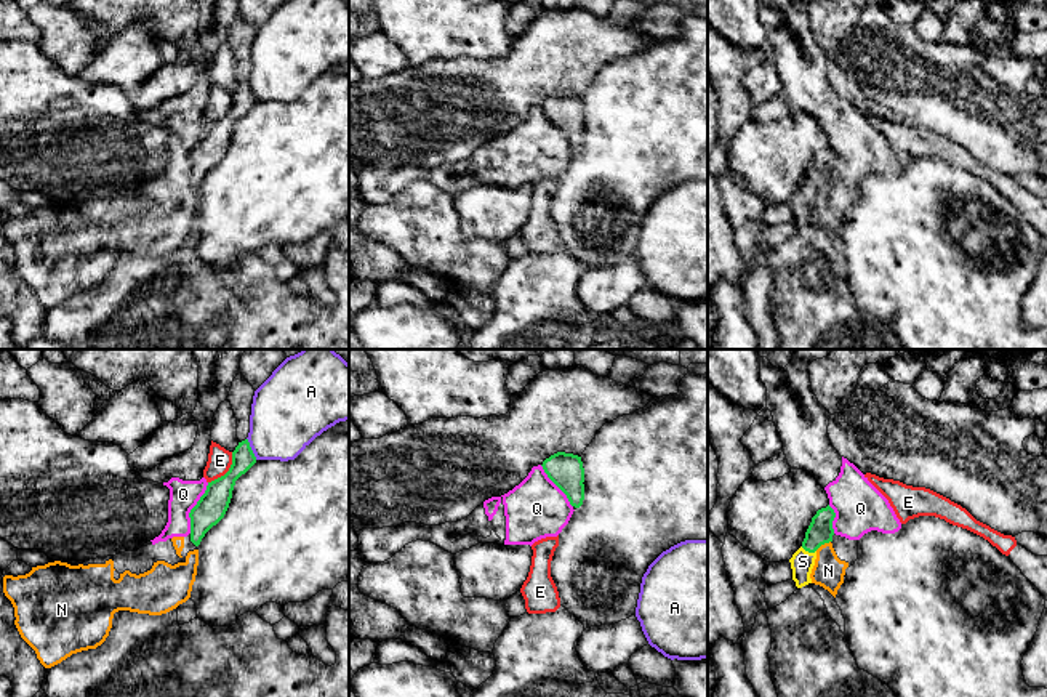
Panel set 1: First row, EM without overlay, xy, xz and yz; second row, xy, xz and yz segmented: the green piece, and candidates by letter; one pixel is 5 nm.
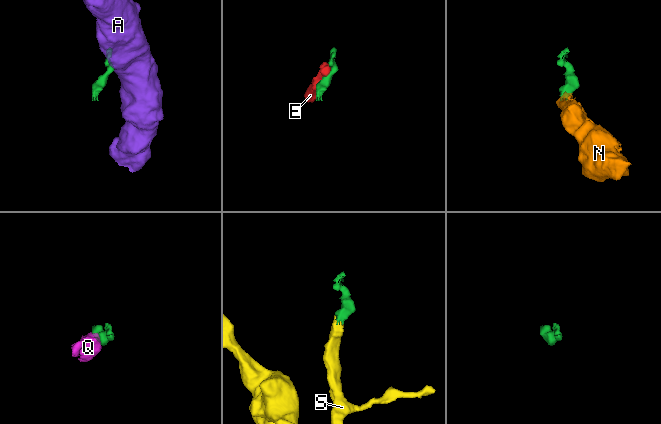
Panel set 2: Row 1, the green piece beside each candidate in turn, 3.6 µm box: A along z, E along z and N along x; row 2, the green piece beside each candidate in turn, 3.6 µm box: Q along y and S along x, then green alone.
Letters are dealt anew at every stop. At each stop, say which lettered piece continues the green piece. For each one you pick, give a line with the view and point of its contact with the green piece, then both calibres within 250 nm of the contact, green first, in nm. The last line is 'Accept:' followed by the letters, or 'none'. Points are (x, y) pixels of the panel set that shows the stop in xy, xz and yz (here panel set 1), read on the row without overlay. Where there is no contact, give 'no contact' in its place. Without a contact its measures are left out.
S: meets green in yz at (809, 193); 130 nm thick on the green side, 120 nm on the other
Accept: S

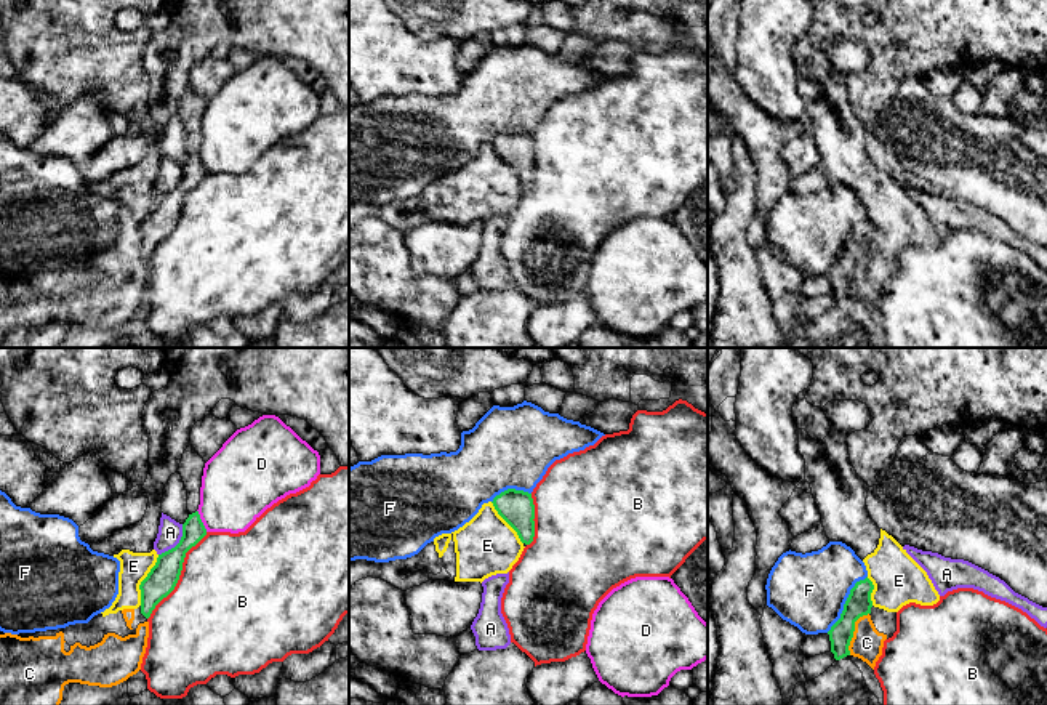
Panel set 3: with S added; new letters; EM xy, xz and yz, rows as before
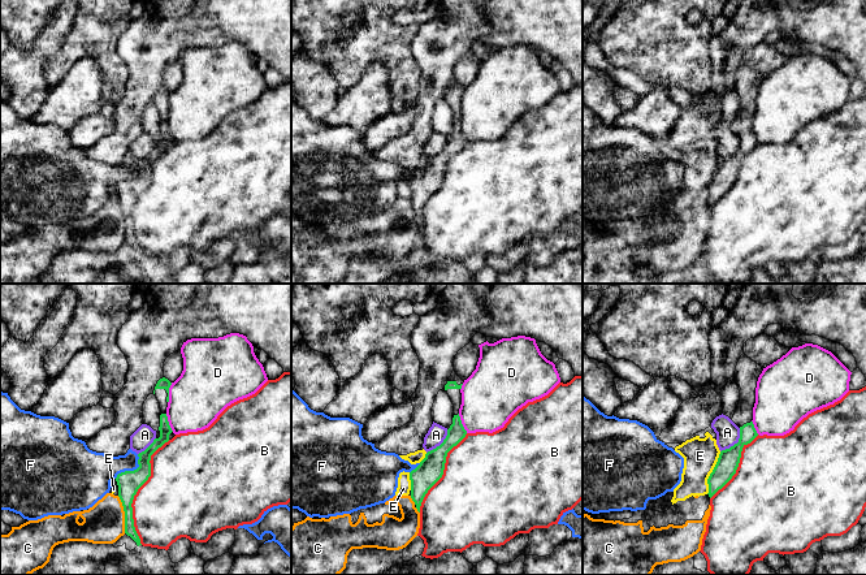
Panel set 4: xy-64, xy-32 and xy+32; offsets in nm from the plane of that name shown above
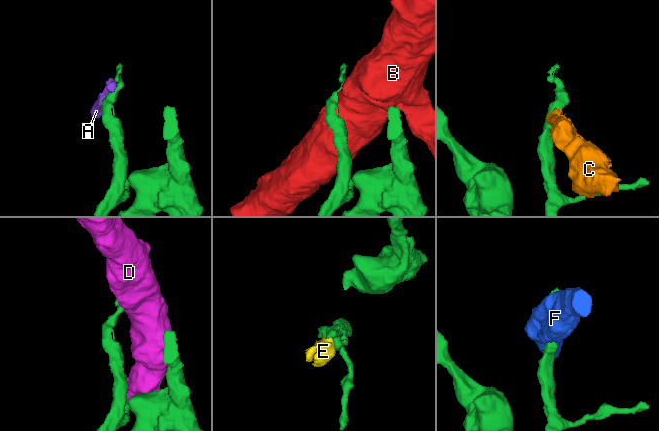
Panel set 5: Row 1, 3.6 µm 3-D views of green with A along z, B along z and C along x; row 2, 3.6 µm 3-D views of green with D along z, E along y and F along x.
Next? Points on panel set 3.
Accept: none

